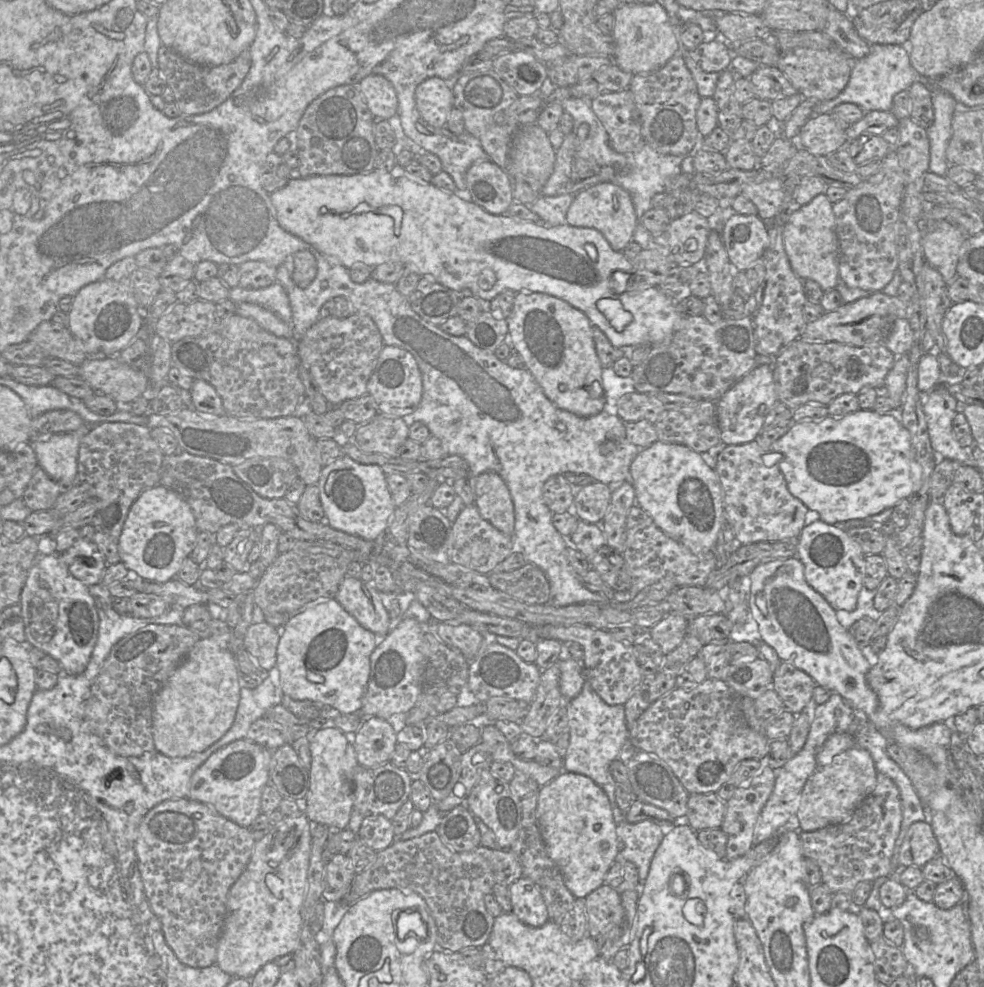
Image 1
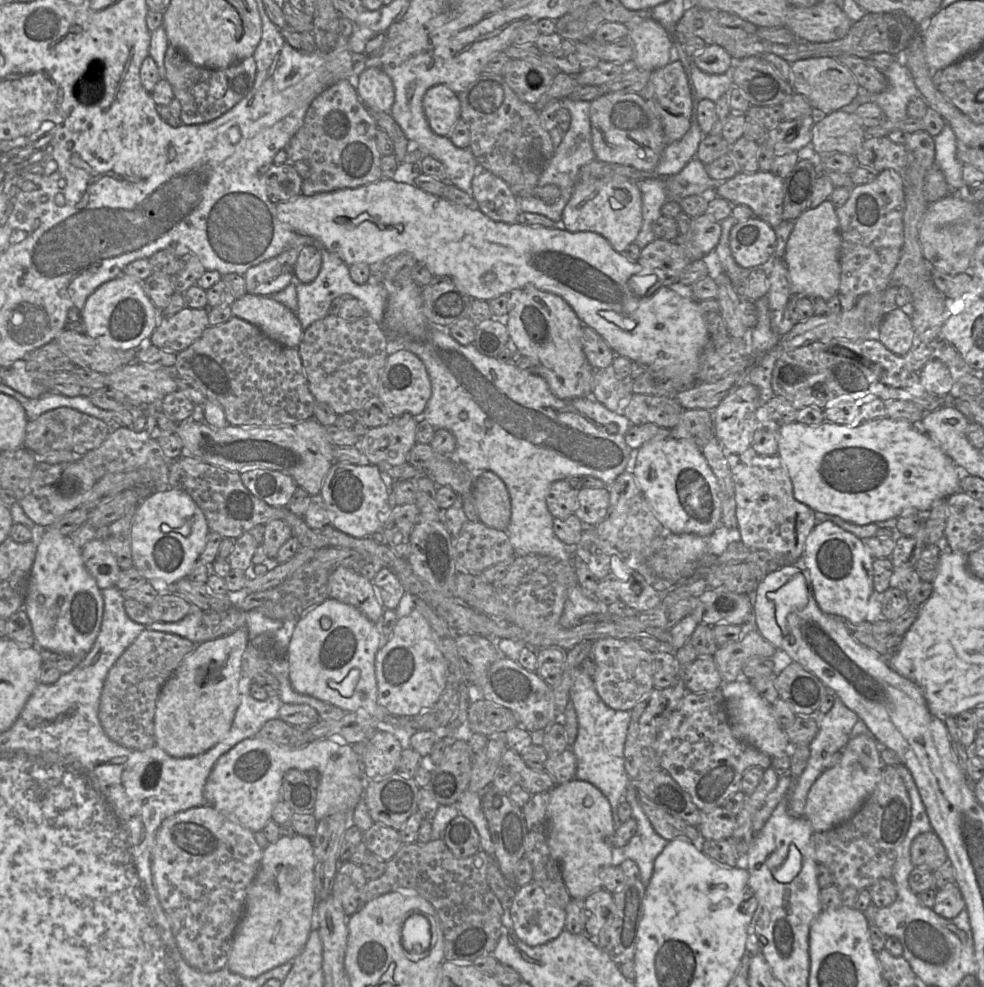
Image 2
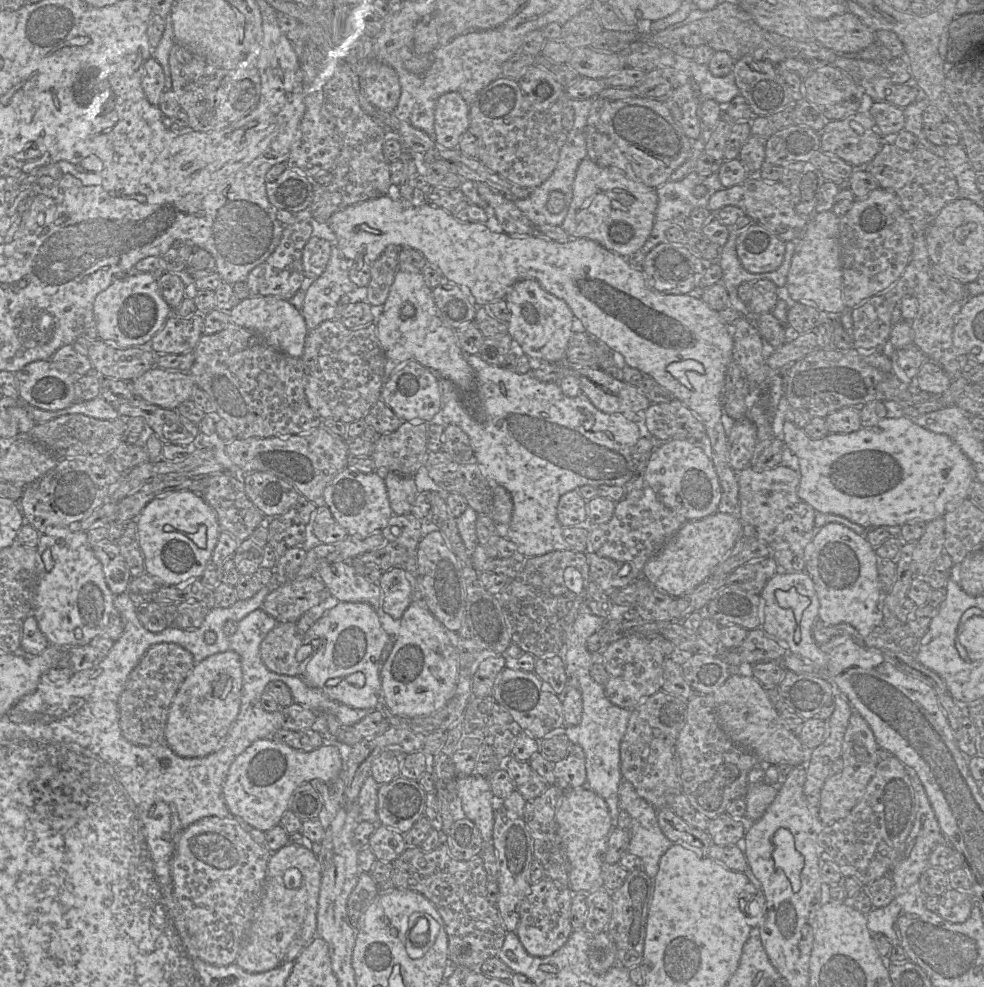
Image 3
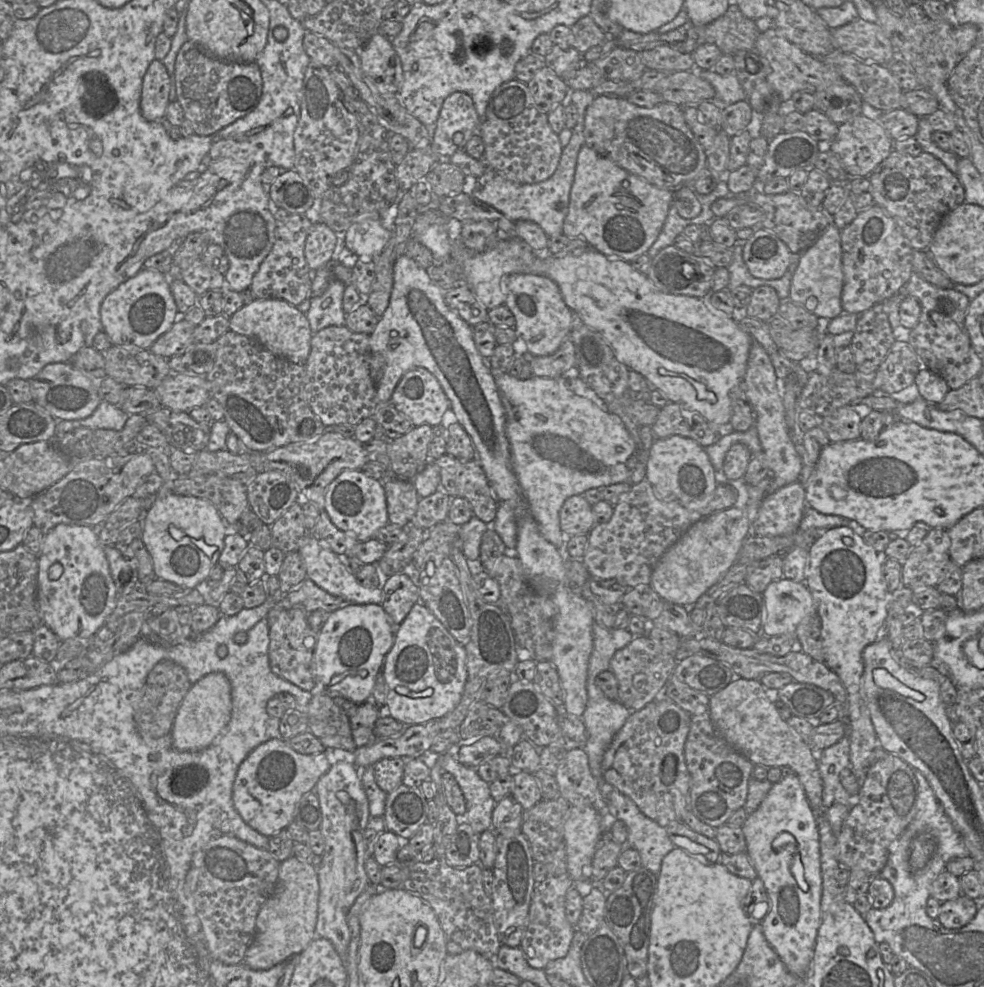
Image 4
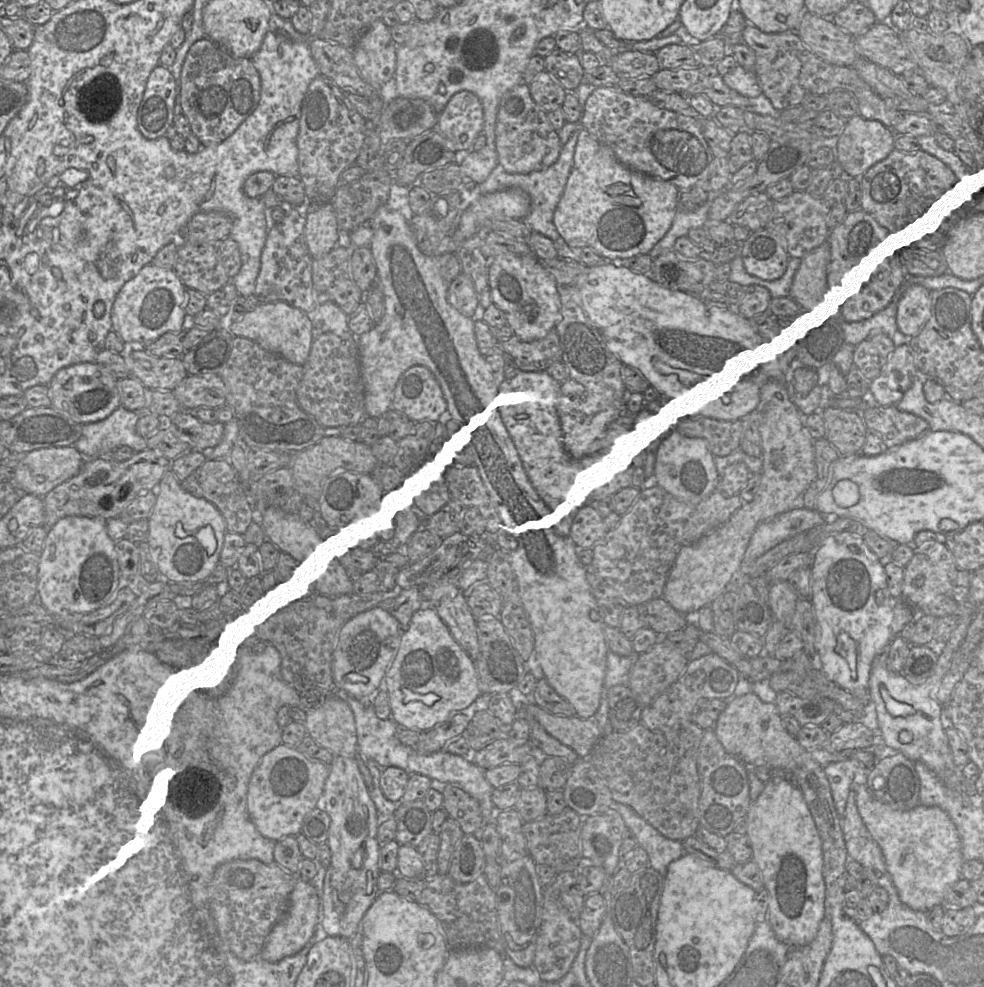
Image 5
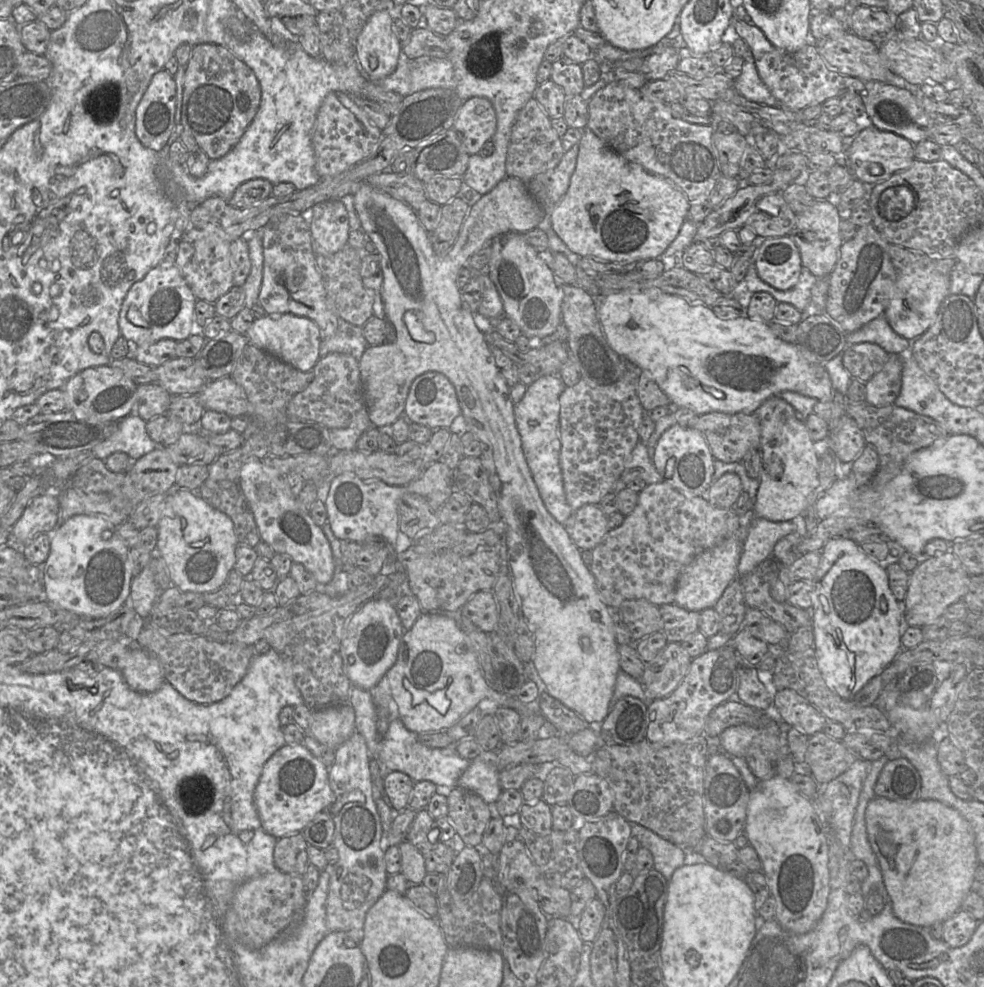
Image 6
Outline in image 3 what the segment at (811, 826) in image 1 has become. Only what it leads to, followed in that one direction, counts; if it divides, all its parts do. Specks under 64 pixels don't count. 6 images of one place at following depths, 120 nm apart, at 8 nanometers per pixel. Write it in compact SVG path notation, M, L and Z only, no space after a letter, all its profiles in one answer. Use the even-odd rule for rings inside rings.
M852 711L842 744L843 769L827 778L820 794L818 818L824 826L846 817L861 800L879 763L878 751L871 728L858 712Z

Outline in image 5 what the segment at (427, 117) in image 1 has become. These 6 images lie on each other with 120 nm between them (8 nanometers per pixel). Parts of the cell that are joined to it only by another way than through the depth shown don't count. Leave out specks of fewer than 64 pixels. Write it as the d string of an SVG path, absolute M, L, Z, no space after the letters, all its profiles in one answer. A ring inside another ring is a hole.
M463 90L454 94L438 114L435 129L448 141L448 147L457 152L470 150L483 126L481 100L473 92ZM462 135L466 135L465 141L460 139Z

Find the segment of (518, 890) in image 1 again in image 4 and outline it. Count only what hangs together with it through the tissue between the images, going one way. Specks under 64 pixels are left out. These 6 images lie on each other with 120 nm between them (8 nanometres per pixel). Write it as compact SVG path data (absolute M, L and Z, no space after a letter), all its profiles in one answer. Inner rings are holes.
M569 876L547 877L536 885L533 893L528 924L521 942L528 964L535 969L544 969L551 961L565 957L570 949L576 928L567 920L565 898L567 892L575 886Z

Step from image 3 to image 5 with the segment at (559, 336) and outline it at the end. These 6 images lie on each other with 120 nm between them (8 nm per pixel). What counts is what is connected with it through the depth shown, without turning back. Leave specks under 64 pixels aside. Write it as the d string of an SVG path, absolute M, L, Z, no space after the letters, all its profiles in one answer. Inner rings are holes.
M504 253L490 260L489 285L492 303L501 310L521 342L531 343L556 330L562 319L558 285L536 256Z

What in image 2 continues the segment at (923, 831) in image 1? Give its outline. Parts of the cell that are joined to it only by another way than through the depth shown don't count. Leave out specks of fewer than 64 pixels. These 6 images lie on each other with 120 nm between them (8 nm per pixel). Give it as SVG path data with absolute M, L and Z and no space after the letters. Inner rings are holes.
M934 831L924 832L913 840L910 856L914 866L926 866L932 871L948 862L945 847Z

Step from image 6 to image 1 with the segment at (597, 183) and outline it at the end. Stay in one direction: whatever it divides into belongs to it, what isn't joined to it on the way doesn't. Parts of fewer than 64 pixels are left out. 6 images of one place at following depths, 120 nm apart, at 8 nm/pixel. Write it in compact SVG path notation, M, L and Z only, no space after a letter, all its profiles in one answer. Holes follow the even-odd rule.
M601 182L576 193L566 220L571 226L598 230L614 251L622 251L633 240L638 222L630 194L611 182Z

